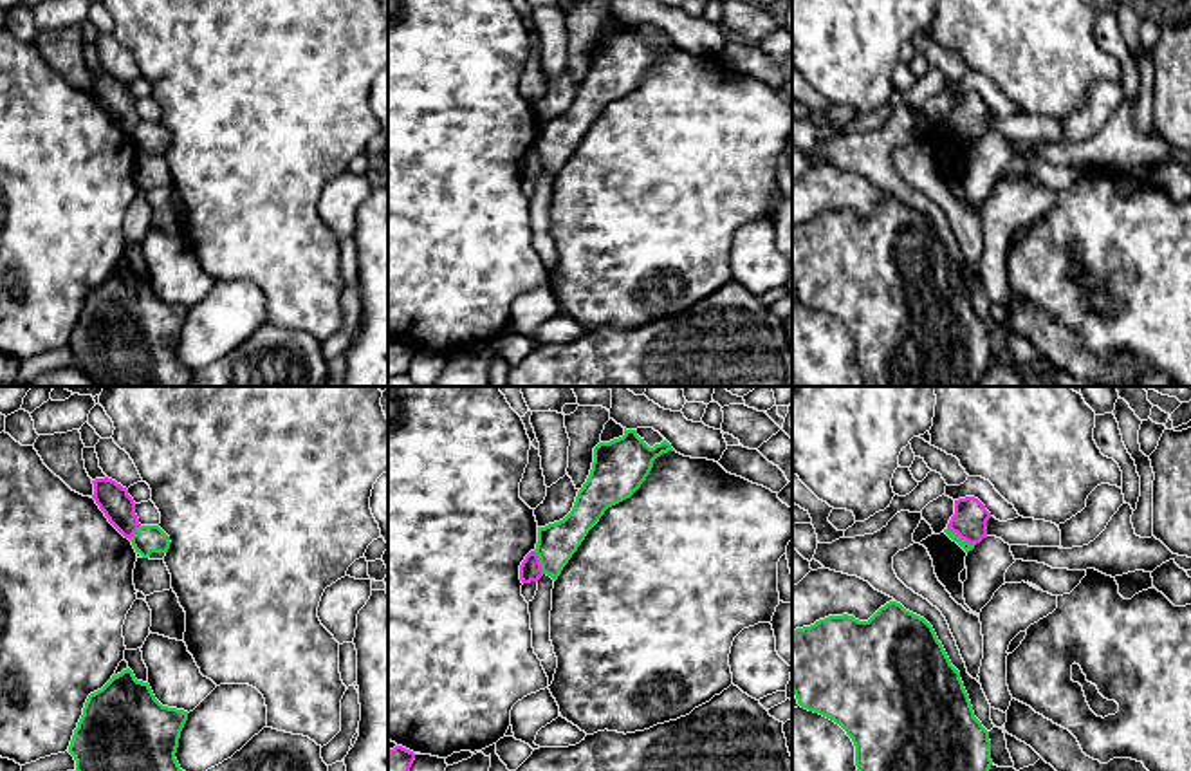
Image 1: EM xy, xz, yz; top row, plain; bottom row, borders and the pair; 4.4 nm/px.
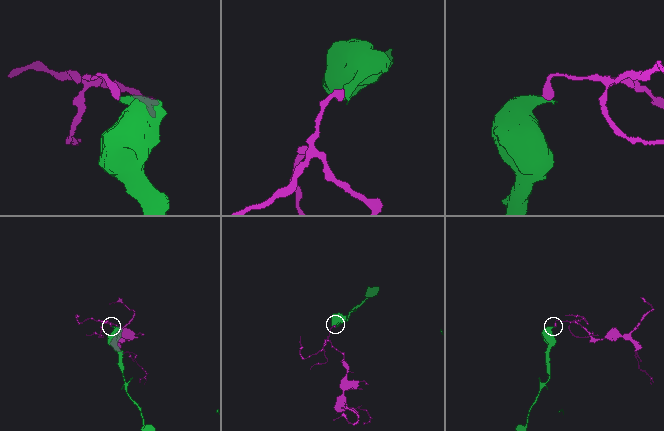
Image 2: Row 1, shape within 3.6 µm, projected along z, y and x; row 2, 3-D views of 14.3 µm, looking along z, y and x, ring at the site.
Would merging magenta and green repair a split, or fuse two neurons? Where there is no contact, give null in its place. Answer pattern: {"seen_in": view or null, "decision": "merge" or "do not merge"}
{"seen_in": "yz", "decision": "do not merge"}

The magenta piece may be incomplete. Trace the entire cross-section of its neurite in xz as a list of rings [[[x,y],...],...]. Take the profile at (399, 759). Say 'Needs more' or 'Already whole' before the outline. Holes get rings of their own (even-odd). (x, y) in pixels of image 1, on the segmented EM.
Already whole. [[[395,746],[393,749],[388,751],[388,771],[410,771],[413,760],[415,760],[413,751],[402,746]]]

